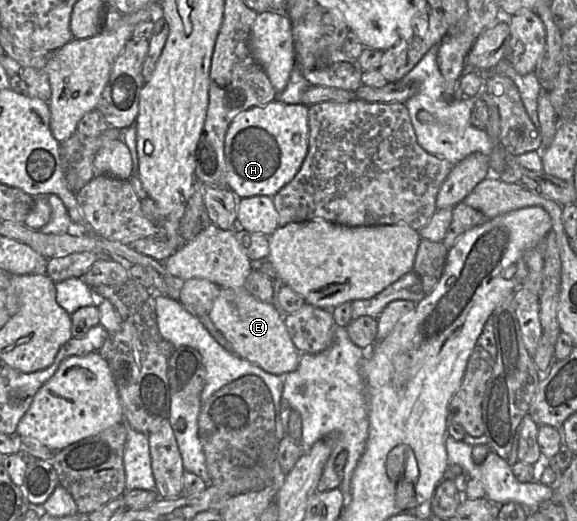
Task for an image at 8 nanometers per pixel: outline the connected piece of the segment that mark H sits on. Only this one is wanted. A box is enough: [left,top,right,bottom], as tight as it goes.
[224,100,308,197]

